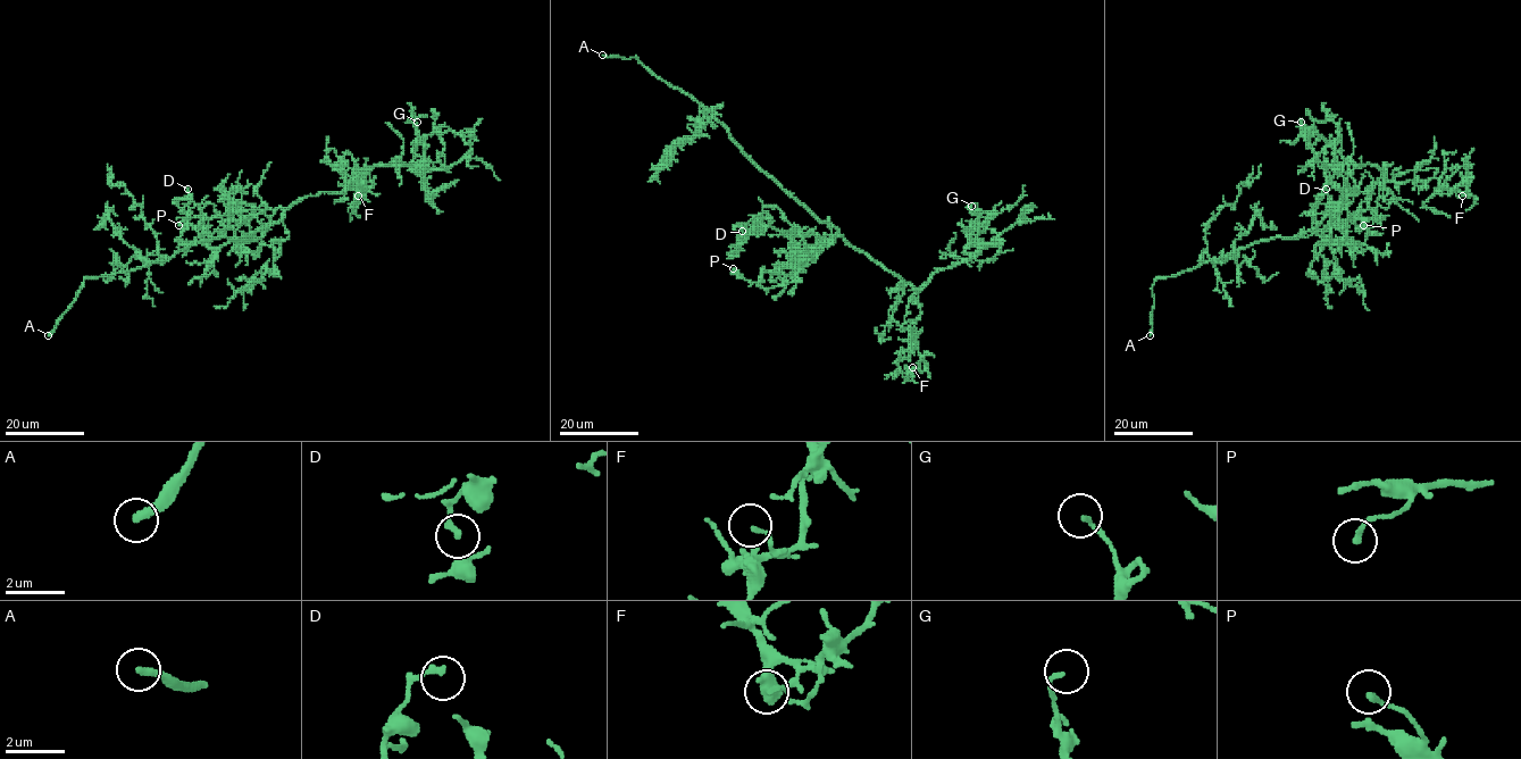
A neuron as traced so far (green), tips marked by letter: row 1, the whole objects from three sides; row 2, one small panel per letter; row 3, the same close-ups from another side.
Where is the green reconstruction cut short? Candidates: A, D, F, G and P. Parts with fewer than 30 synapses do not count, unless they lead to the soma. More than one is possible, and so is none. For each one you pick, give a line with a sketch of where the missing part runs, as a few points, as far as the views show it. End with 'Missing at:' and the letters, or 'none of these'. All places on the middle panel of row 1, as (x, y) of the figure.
Missing at: A

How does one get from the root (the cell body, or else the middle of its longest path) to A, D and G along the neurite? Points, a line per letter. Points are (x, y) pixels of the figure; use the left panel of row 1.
A: (273, 223), (237, 238), (200, 241), (169, 258), (158, 258), (133, 270), (86, 277), (75, 301), (48, 335)
D: (273, 223), (284, 214), (280, 207), (260, 236), (209, 248), (201, 235), (200, 205), (190, 198), (187, 189)
G: (273, 223), (307, 197), (360, 184), (379, 165), (410, 166), (425, 182), (425, 197), (417, 122)

